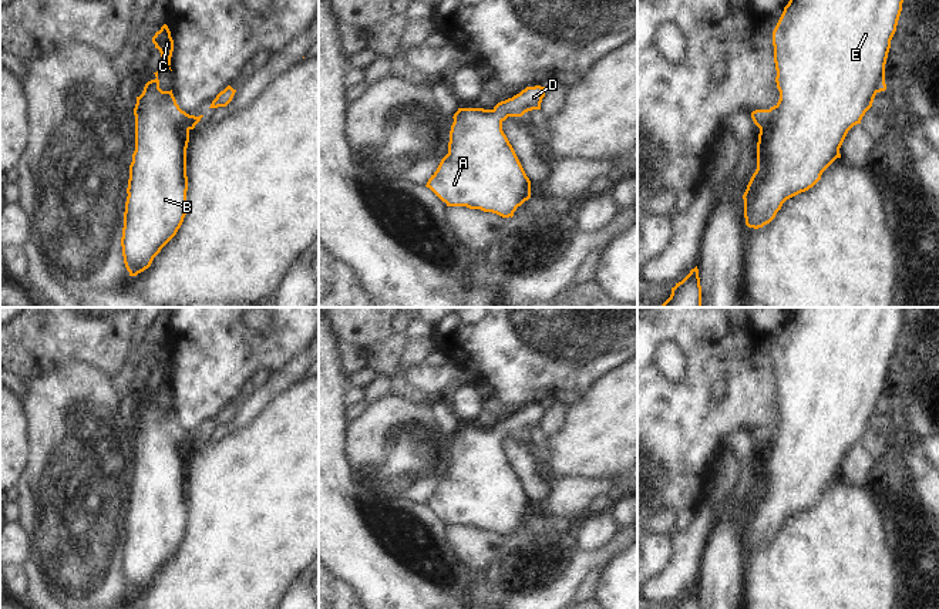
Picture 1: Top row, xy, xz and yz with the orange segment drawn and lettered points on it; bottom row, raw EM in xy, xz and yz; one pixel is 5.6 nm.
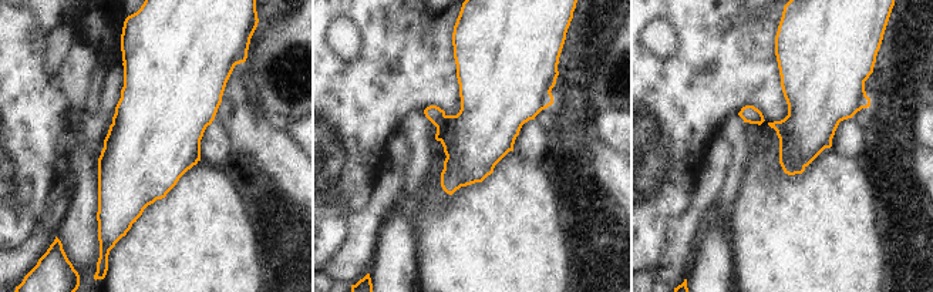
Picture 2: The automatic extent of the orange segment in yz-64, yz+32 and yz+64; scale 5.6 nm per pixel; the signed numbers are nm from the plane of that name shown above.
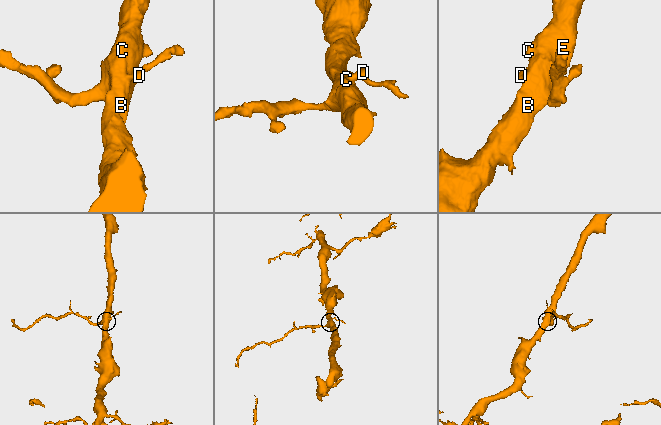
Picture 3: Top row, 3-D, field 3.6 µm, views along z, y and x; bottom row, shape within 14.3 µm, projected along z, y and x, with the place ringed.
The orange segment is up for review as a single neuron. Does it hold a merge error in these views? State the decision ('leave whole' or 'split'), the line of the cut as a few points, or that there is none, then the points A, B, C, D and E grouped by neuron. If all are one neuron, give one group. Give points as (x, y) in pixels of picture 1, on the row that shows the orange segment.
leave whole; cut none; groups A B C D E

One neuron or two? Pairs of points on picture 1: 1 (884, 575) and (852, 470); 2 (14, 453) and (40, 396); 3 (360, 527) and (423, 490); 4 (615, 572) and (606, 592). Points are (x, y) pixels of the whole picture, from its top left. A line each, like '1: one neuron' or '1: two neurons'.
1: two neurons
2: two neurons
3: two neurons
4: one neuron

